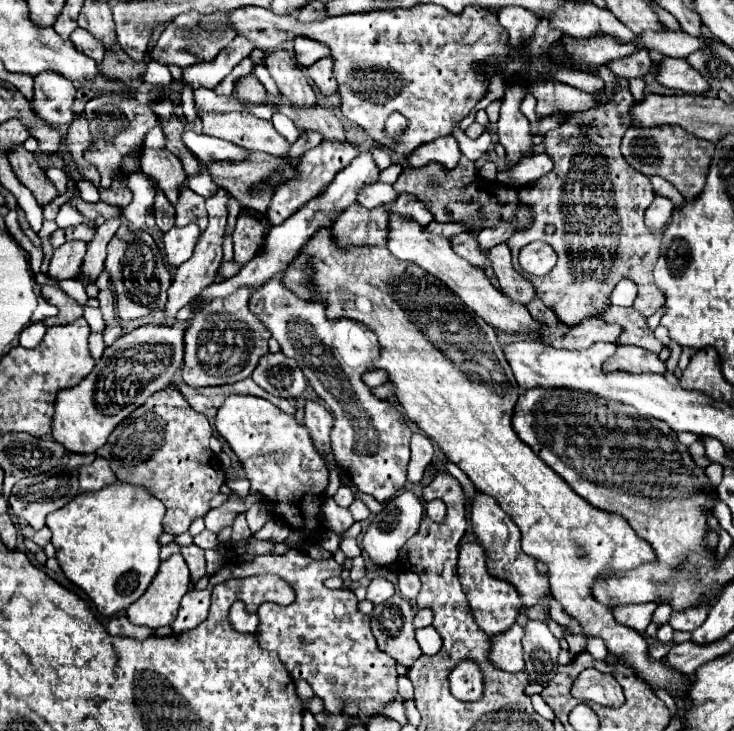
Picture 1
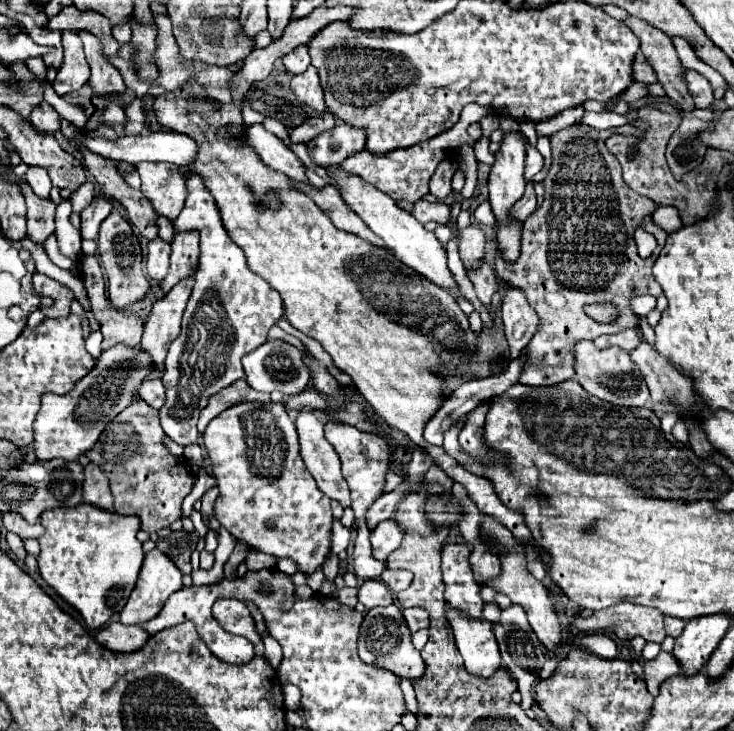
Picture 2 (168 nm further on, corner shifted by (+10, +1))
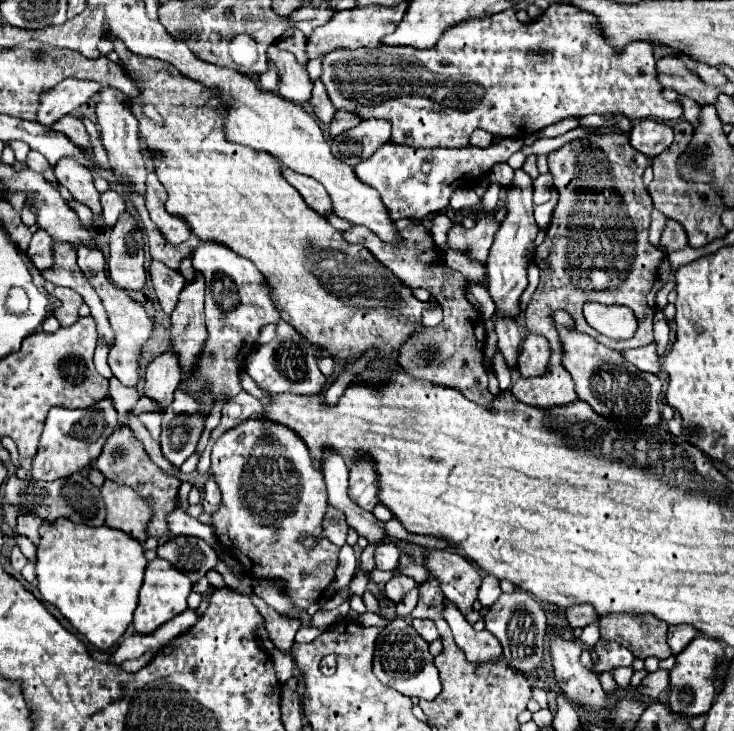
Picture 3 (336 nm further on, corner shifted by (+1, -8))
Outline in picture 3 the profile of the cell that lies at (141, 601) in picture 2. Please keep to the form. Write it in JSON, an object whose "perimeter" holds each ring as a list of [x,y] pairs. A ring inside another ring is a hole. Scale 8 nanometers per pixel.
{"perimeter":[[[155,558],[145,568],[145,582],[143,582],[143,588],[139,592],[139,606],[133,614],[133,628],[139,634],[155,632],[161,624],[165,624],[175,614],[179,614],[187,608],[187,596],[191,590],[193,590],[193,582],[183,572],[173,568],[167,560]]]}

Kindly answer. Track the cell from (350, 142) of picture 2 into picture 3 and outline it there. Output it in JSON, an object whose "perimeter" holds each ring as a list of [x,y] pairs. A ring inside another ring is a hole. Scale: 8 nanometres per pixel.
{"perimeter":[[[365,120],[359,124],[359,144],[361,144],[361,156],[347,156],[347,164],[357,164],[359,160],[367,160],[371,154],[375,154],[381,144],[389,142],[391,136],[391,124],[387,120]]]}

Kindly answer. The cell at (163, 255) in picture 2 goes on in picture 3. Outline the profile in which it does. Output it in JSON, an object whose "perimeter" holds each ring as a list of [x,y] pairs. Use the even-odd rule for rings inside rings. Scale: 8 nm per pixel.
{"perimeter":[[[157,260],[151,262],[149,274],[151,274],[155,294],[163,306],[163,312],[171,314],[171,310],[177,302],[177,296],[179,296],[181,288],[185,286],[185,278],[181,276],[181,272],[175,272],[173,268],[167,268],[163,262],[157,262]]]}

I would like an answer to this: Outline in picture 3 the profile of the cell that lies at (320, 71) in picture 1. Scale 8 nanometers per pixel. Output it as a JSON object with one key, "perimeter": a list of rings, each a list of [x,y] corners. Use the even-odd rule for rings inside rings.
{"perimeter":[[[315,80],[313,96],[311,96],[309,104],[311,104],[311,108],[313,108],[315,116],[317,116],[323,124],[329,124],[329,122],[331,122],[331,118],[335,116],[335,112],[337,112],[337,110],[335,110],[335,106],[331,104],[331,100],[329,100],[329,96],[327,96],[327,92],[325,92],[325,88],[323,88],[323,82],[321,82],[321,80]]]}

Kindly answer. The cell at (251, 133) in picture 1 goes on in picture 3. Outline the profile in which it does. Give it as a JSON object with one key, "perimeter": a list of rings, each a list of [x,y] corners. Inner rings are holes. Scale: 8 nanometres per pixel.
{"perimeter":[[[281,166],[281,174],[293,188],[299,190],[299,194],[305,198],[305,202],[315,212],[319,212],[321,216],[327,216],[327,212],[331,212],[331,200],[327,196],[327,190],[323,188],[323,184],[319,184],[317,180],[311,180],[311,176],[291,172],[291,168],[283,168],[283,166]]]}

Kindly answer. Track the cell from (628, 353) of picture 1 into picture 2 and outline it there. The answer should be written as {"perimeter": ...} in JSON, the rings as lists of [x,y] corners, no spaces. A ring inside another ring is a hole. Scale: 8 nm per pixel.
{"perimeter":[[[580,341],[574,347],[574,369],[576,369],[576,381],[594,397],[608,401],[612,405],[646,405],[650,399],[648,385],[644,377],[640,375],[636,363],[626,355],[620,347],[610,349],[596,349],[592,341]]]}

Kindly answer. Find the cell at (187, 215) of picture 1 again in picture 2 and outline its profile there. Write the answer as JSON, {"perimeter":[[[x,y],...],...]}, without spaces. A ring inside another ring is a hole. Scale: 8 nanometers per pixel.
{"perimeter":[[[176,233],[172,243],[172,261],[166,279],[160,283],[162,293],[166,295],[176,283],[190,277],[198,267],[198,233]]]}

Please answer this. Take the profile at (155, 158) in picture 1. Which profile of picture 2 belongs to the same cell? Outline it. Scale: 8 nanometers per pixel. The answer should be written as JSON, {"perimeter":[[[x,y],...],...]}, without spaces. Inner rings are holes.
{"perimeter":[[[138,163],[136,171],[140,173],[140,179],[142,179],[140,189],[142,189],[144,197],[152,203],[154,211],[160,217],[174,221],[180,215],[184,201],[186,201],[186,183],[184,183],[178,167],[170,167],[170,163]]]}

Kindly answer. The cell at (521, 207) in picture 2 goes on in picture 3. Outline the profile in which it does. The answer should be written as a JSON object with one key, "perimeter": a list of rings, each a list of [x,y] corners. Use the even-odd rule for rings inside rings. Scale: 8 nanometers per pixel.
{"perimeter":[[[551,174],[539,176],[533,186],[535,186],[535,204],[537,204],[537,206],[543,204],[543,202],[547,202],[547,200],[551,198],[551,186],[553,186]]]}

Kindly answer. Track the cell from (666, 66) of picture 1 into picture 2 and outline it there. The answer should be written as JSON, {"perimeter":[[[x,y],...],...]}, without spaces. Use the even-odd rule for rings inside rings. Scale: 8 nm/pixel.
{"perimeter":[[[686,69],[684,75],[686,75],[686,81],[688,81],[690,93],[694,95],[694,103],[696,103],[696,107],[700,107],[700,109],[710,107],[710,105],[714,103],[714,91],[712,91],[708,79],[702,77],[700,73],[692,71],[692,69]]]}

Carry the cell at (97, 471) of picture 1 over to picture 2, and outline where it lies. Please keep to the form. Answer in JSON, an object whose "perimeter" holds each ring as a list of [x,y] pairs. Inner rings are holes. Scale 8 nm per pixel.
{"perimeter":[[[90,463],[84,469],[84,503],[100,507],[104,511],[114,511],[114,503],[112,503],[112,493],[110,493],[110,485],[106,475],[102,473],[102,469],[94,463]]]}

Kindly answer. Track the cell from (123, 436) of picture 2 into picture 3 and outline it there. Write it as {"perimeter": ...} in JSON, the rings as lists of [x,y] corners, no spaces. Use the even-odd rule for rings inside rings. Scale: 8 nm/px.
{"perimeter":[[[119,426],[117,432],[111,434],[107,444],[103,446],[101,456],[95,462],[95,468],[99,468],[105,478],[109,478],[109,480],[113,480],[117,484],[131,486],[151,506],[153,518],[147,524],[147,536],[153,536],[153,538],[167,536],[167,530],[169,530],[167,516],[177,508],[181,480],[165,474],[157,464],[153,464],[153,460],[145,452],[143,444],[133,436],[133,430],[129,426]]]}

